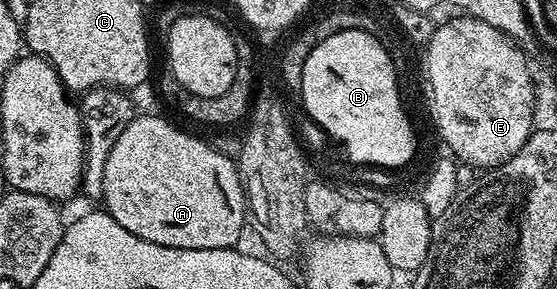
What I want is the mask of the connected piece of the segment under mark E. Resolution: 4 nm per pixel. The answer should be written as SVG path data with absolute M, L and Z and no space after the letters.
M445 20L439 36L426 41L427 76L425 88L429 92L425 108L431 111L431 120L439 136L451 147L450 155L456 161L464 160L478 170L490 170L504 164L525 146L531 137L534 122L534 86L529 78L528 57L516 41L499 36L495 28L487 28L480 20Z

